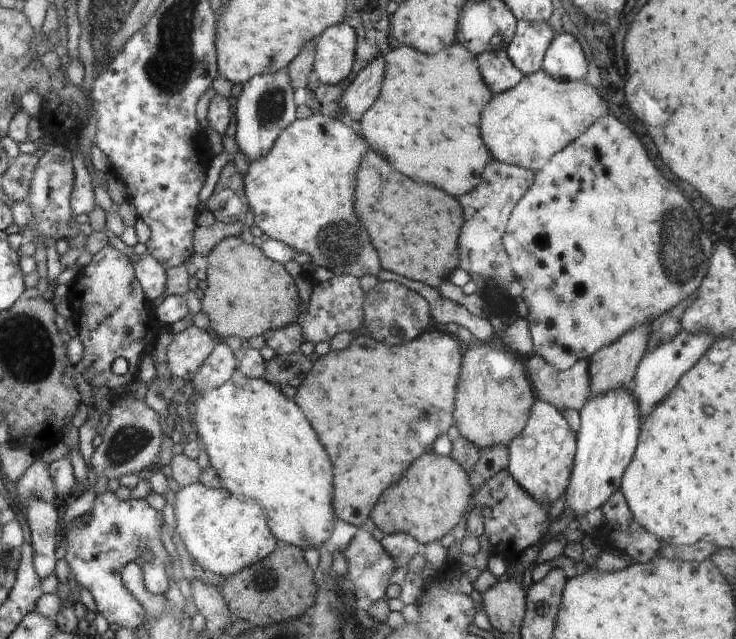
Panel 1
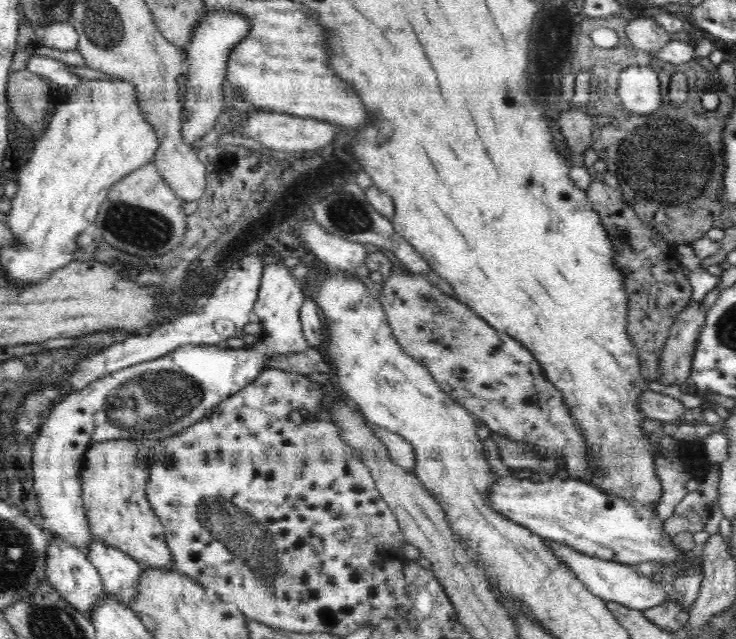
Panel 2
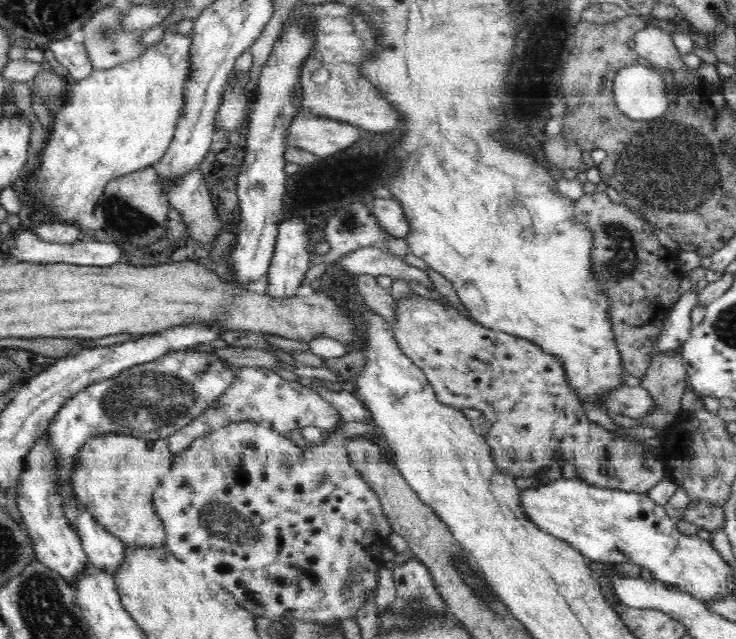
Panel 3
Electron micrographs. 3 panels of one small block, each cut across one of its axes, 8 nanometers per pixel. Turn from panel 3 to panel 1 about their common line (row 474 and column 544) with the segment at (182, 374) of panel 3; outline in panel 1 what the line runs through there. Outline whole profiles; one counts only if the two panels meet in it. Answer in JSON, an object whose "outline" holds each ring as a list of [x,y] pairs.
{"outline":[[[559,33],[546,52],[542,70],[556,80],[584,81],[586,76],[586,58],[582,46],[568,33]]]}

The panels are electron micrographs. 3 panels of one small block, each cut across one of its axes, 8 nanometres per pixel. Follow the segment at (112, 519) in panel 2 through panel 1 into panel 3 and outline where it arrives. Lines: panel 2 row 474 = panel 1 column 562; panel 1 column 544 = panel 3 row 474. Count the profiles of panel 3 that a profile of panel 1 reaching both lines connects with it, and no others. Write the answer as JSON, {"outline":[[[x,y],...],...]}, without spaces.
{"outline":[[[118,432],[93,435],[84,442],[74,458],[71,483],[74,496],[83,504],[93,520],[104,527],[110,534],[117,536],[126,546],[166,547],[166,531],[163,522],[155,511],[154,494],[171,468],[173,454],[170,452],[167,439],[142,439],[134,434]]]}

